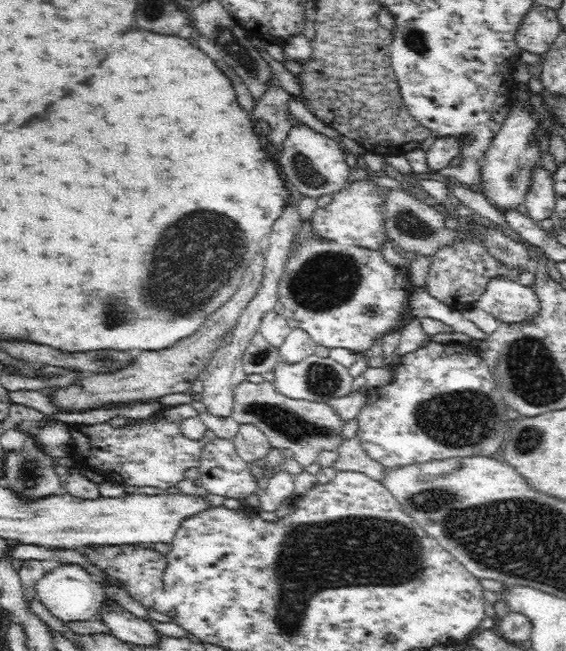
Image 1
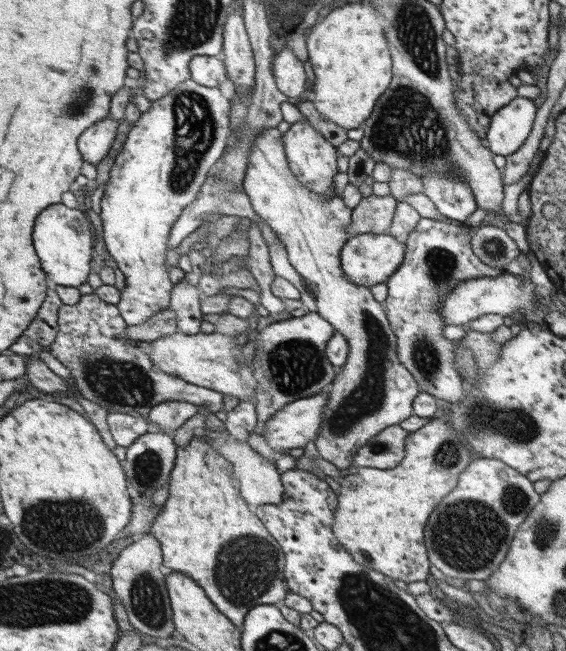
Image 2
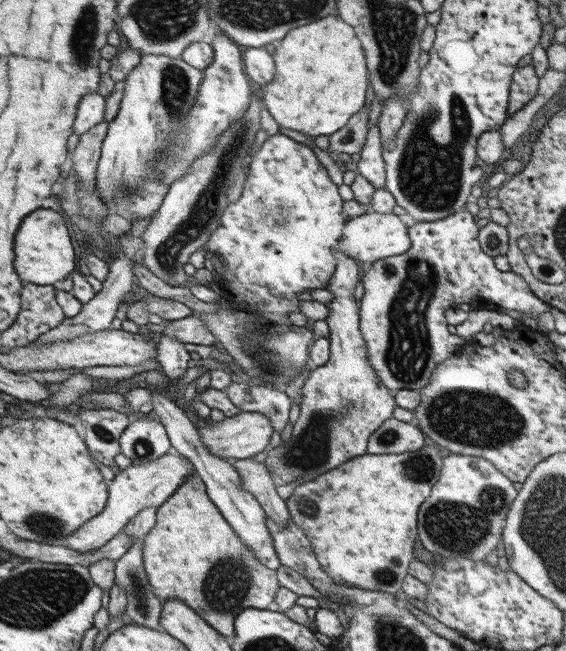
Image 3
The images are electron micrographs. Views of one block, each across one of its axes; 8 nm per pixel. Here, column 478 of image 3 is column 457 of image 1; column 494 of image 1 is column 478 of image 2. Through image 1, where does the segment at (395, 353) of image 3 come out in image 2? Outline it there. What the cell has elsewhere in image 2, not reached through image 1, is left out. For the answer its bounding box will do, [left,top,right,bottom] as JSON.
[383,218,504,404]

